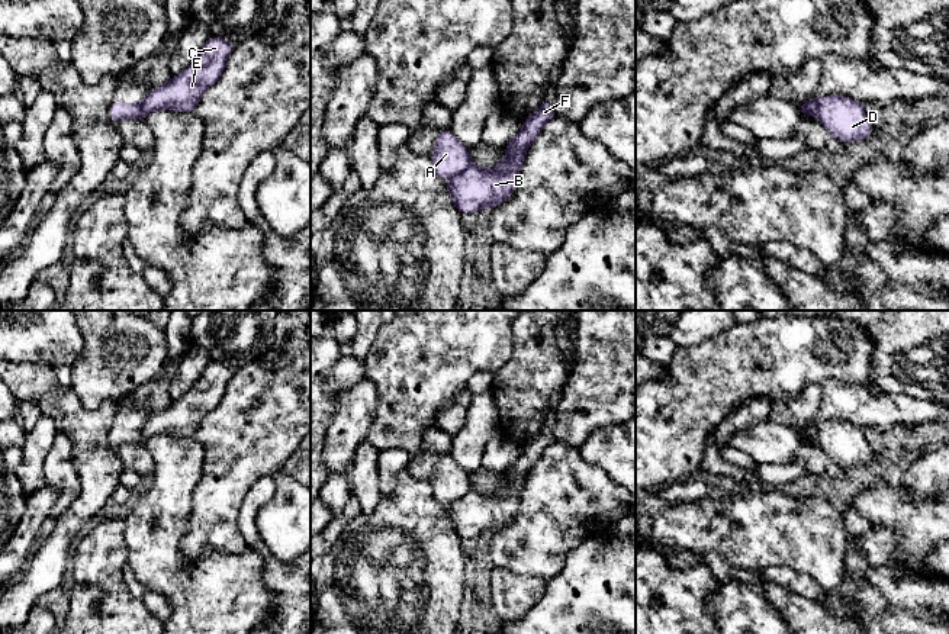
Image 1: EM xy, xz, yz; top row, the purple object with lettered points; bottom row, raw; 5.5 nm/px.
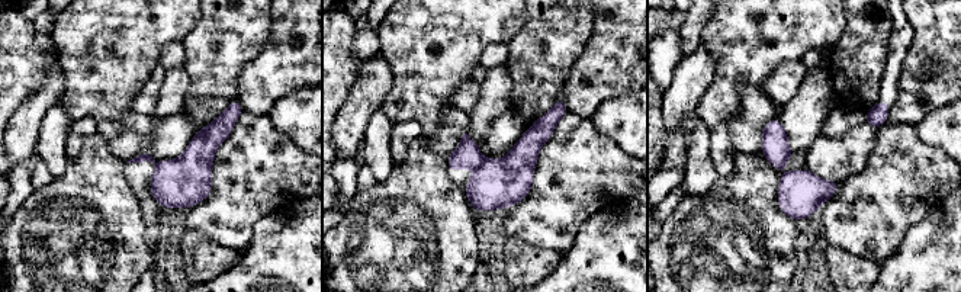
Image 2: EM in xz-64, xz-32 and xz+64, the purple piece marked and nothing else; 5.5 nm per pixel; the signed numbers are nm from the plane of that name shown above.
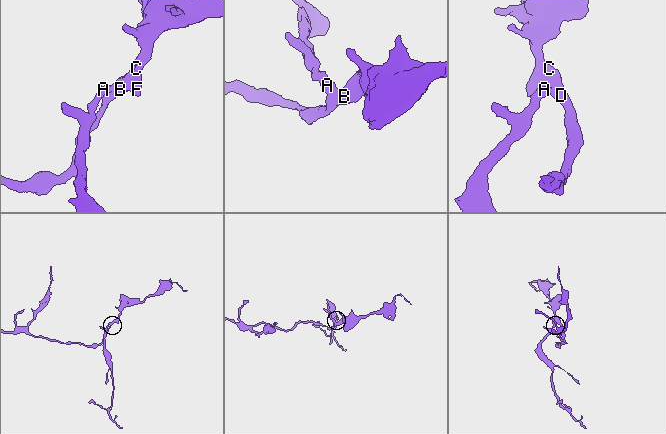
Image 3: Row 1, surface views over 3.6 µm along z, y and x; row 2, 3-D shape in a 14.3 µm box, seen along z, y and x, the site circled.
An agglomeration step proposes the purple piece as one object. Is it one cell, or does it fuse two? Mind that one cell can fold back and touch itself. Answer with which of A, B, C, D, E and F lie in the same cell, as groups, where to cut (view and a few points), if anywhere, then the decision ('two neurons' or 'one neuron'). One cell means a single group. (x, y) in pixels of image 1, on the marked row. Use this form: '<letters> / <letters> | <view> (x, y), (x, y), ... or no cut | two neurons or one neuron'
A / B C D E F | xz (472, 164), (452, 177) | two neurons

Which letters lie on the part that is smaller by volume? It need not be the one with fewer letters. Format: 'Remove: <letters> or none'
Remove: A

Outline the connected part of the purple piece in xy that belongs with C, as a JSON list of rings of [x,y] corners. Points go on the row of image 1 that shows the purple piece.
[[[210,36],[183,73],[173,75],[168,83],[145,94],[136,119],[145,120],[158,109],[193,113],[202,94],[221,78],[234,48],[235,45],[229,41]]]

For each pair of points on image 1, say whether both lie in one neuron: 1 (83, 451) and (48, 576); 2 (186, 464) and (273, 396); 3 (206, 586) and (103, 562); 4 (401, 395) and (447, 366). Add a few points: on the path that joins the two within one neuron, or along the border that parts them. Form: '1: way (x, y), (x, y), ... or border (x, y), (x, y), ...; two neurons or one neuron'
1: way (89, 482), (89, 504), (66, 527), (57, 546); one neuron
2: border (193, 437), (203, 451), (202, 475), (196, 485); two neurons
3: border (125, 527), (126, 562); two neurons
4: way (412, 383), (430, 366), (436, 366); one neuron

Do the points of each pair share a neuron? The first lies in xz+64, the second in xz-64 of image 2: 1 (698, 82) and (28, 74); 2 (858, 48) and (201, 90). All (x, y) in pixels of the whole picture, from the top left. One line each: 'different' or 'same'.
1: different
2: same

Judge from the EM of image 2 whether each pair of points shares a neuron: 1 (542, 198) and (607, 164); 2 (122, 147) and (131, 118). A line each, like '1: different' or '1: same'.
1: same
2: same

